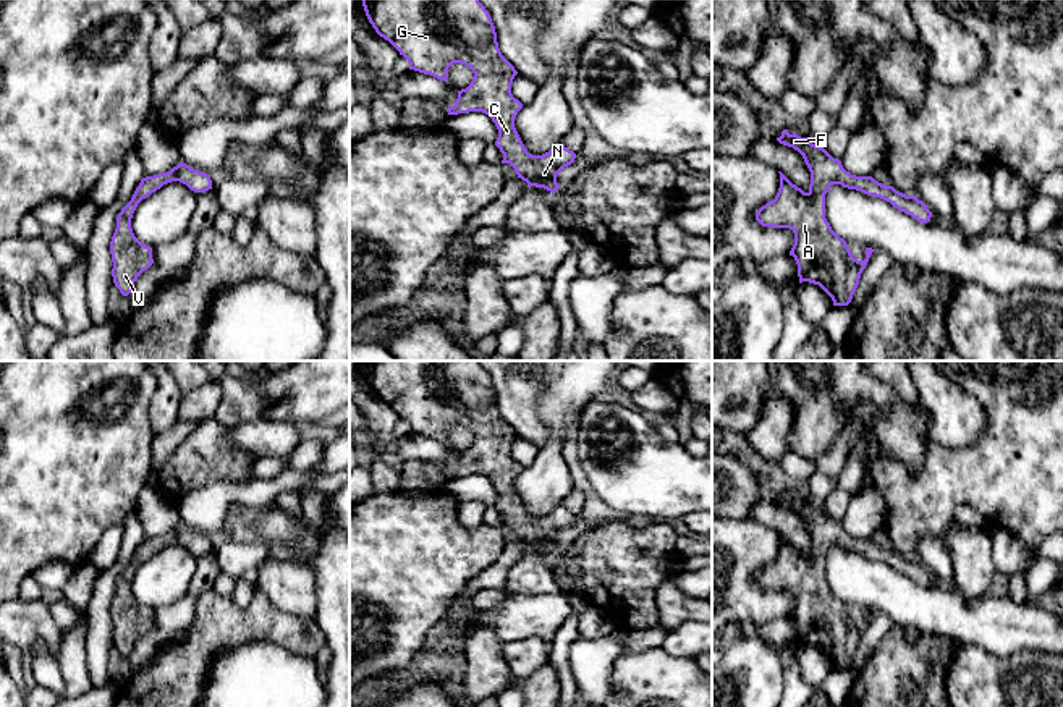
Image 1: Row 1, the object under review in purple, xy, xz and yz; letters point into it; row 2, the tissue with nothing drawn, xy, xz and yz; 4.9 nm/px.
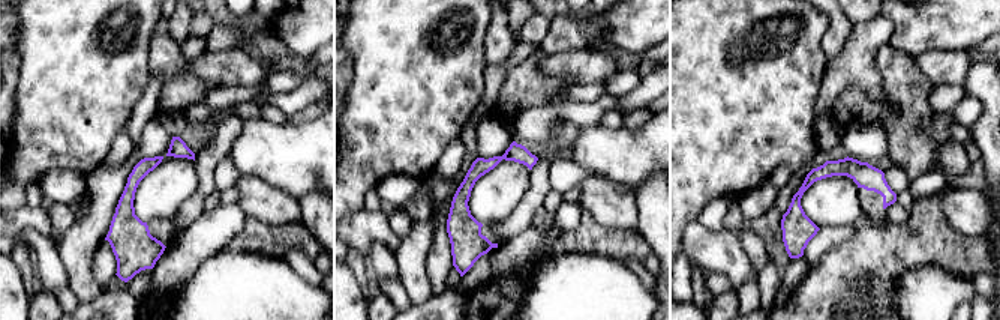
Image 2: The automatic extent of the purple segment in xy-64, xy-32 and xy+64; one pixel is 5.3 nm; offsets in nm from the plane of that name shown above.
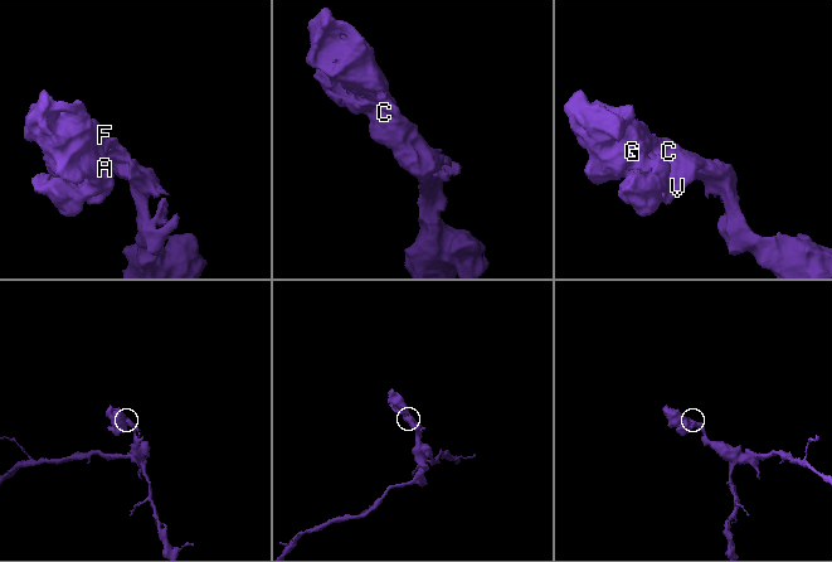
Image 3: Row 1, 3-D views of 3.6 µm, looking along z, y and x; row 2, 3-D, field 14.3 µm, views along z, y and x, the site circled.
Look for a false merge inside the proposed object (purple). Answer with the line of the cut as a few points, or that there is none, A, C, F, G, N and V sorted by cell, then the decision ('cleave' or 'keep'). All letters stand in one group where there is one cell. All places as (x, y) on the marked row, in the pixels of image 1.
no cut; A C F G N V; keep

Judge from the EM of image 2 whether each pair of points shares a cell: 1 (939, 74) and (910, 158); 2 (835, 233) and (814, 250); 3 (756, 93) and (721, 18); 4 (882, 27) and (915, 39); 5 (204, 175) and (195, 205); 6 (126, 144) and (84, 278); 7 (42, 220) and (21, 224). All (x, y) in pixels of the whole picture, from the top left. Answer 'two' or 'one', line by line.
1: two
2: one
3: one
4: two
5: one
6: two
7: one

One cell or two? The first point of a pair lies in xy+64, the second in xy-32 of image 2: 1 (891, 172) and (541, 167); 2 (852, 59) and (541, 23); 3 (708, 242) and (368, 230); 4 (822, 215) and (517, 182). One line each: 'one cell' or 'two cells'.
1: two cells
2: one cell
3: one cell
4: one cell

